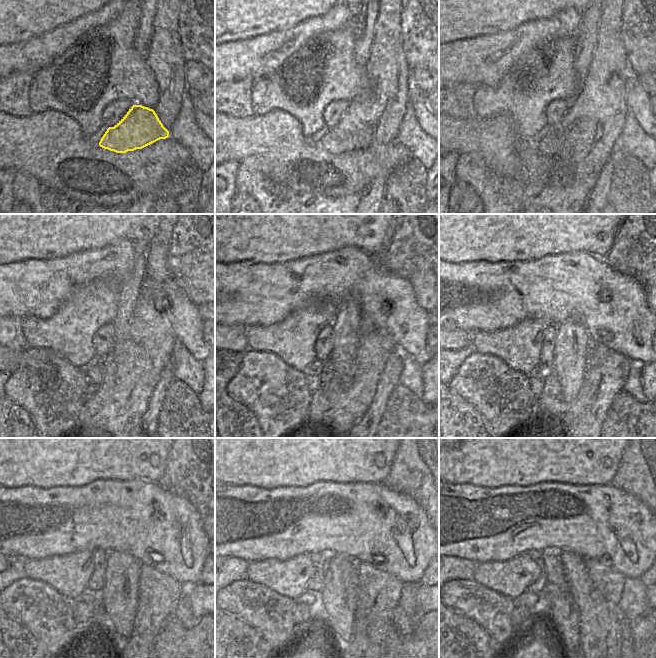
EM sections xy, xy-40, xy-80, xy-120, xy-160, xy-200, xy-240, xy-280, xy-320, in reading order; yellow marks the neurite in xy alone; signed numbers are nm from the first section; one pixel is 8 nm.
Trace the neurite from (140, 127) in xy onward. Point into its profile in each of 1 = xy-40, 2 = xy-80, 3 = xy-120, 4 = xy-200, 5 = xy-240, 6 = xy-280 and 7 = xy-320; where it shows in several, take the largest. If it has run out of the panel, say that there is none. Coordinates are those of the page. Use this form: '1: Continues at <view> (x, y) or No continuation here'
1: Continues at xy-40 (337, 141)
2: Continues at xy-80 (551, 144)
3: Continues at xy-120 (95, 374)
4: Continues at xy-200 (536, 385)
5: Continues at xy-240 (84, 612)
6: Continues at xy-280 (302, 613)
7: Continues at xy-320 (519, 614)

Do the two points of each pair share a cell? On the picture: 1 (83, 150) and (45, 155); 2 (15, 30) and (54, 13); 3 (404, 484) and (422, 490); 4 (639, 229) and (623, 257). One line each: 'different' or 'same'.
1: same
2: same
3: same
4: same

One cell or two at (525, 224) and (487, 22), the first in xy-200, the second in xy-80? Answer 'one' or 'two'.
one

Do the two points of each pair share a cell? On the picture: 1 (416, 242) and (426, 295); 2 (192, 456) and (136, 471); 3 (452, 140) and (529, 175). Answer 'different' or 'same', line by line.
1: same
2: different
3: same

